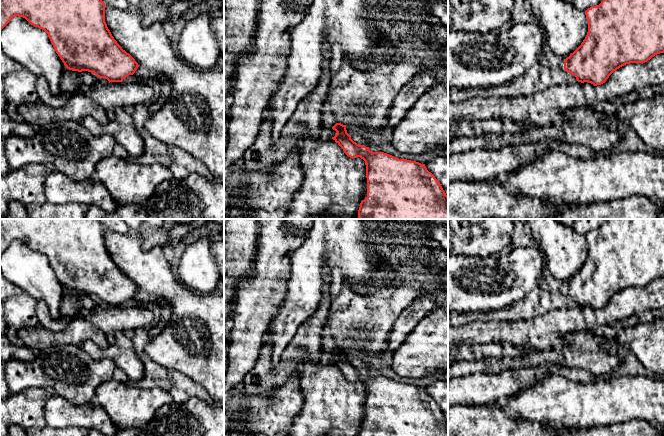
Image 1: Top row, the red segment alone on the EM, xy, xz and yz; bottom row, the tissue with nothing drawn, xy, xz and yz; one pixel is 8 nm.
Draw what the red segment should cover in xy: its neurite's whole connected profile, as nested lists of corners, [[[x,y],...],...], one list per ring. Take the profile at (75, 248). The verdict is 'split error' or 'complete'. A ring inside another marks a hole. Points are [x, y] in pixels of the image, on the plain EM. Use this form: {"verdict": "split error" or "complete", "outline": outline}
{"verdict": "complete", "outline": [[[0,219],[0,255],[11,245],[11,243],[15,240],[25,242],[31,249],[38,251],[44,254],[48,261],[64,287],[67,293],[72,295],[88,295],[95,298],[99,302],[105,302],[110,306],[122,306],[129,299],[133,299],[136,293],[139,291],[138,287],[135,283],[127,277],[122,271],[117,267],[117,265],[112,260],[110,254],[107,251],[105,246],[105,227],[99,221],[99,219]]]}

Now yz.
{"verdict": "complete", "outline": [[[607,219],[599,229],[588,232],[585,239],[588,245],[587,259],[564,285],[564,293],[574,299],[578,306],[601,309],[620,291],[645,287],[655,279],[664,277],[664,219]]]}

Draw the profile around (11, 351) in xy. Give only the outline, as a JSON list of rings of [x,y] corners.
[[[6,334],[0,335],[0,362],[18,360],[31,362],[36,358],[36,354],[30,348],[20,344],[14,344]]]

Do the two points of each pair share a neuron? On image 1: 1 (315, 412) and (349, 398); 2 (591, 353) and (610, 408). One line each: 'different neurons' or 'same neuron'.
1: same neuron
2: different neurons

